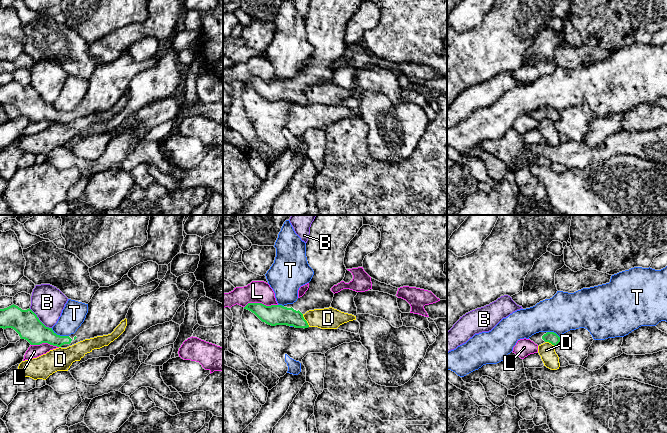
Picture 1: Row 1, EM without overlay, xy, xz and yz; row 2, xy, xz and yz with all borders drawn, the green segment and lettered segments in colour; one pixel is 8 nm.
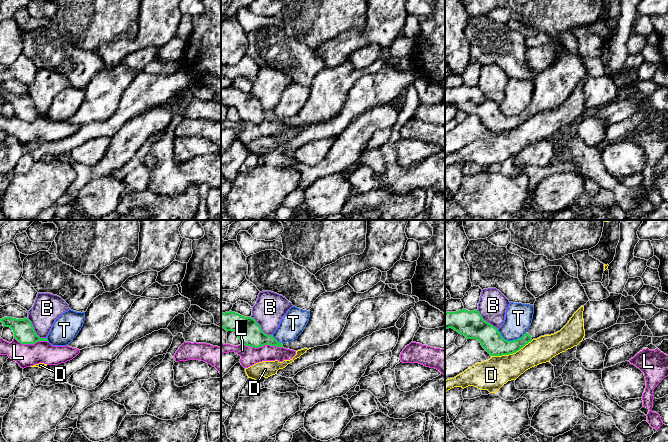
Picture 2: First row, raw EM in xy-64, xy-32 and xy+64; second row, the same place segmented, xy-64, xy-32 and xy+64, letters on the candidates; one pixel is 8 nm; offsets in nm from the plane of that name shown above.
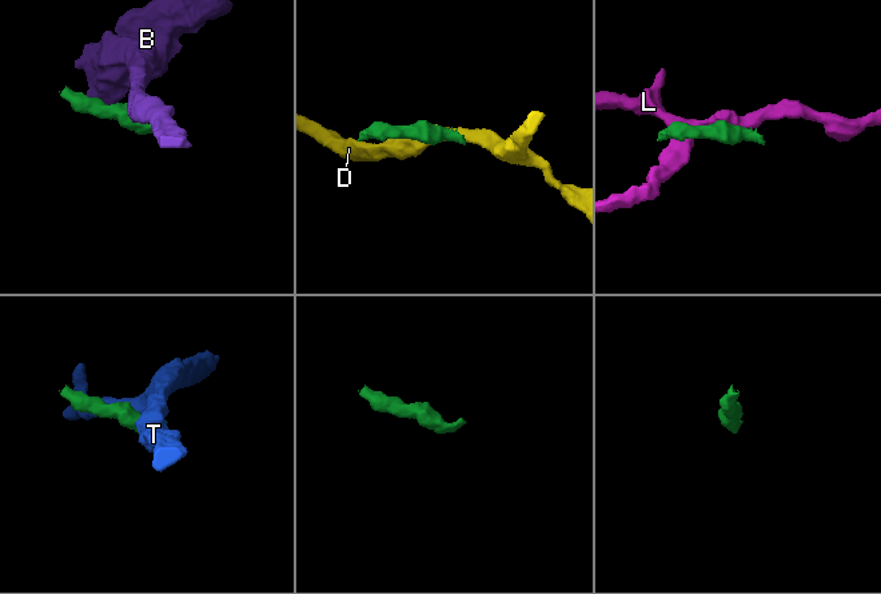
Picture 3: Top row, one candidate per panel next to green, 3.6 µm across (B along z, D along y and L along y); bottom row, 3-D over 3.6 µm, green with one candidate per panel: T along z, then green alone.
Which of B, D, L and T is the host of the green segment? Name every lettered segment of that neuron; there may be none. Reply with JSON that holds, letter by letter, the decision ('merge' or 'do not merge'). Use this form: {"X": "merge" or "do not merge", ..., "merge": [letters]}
{"B": "do not merge", "D": "do not merge", "L": "do not merge", "T": "do not merge", "merge": []}

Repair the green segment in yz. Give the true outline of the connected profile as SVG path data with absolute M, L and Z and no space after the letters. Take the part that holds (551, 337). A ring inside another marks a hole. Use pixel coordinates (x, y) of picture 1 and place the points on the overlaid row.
M539 332L529 337L529 339L538 346L545 342L549 342L552 345L557 346L560 342L560 337L554 332Z

